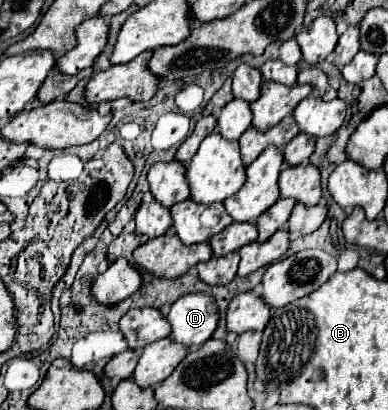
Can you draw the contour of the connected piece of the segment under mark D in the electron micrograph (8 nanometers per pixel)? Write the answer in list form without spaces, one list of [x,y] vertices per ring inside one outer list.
[[[189,293],[171,305],[167,319],[173,327],[171,339],[195,349],[211,339],[219,323],[219,309],[211,295]]]

